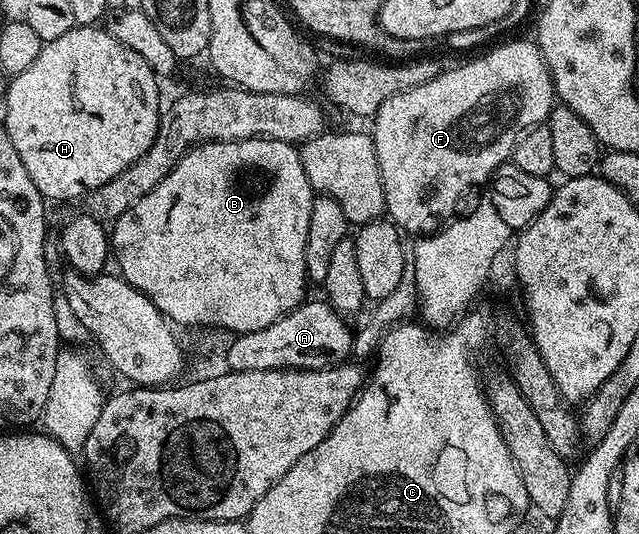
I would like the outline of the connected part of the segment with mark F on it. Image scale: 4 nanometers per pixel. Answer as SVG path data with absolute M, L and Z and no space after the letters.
M528 39L528 41L508 41L505 45L500 45L497 49L490 50L485 57L476 57L473 61L466 62L465 65L454 66L453 69L445 68L437 77L430 79L430 83L422 83L422 87L414 87L413 89L402 91L398 95L390 95L390 99L386 99L382 103L382 107L378 107L374 118L376 126L371 126L370 129L372 142L378 155L378 167L382 175L384 208L387 220L391 221L397 229L405 234L416 232L416 234L419 234L421 231L424 231L419 231L419 229L426 228L435 217L440 217L443 213L450 212L455 207L456 200L467 189L472 189L475 185L480 184L480 186L483 186L491 178L494 170L511 158L514 147L521 135L526 130L533 129L534 126L547 122L549 115L552 114L552 107L557 104L557 101L556 87L552 82L552 72L548 70L548 65L544 62L544 57L540 53L540 46L532 39Z

